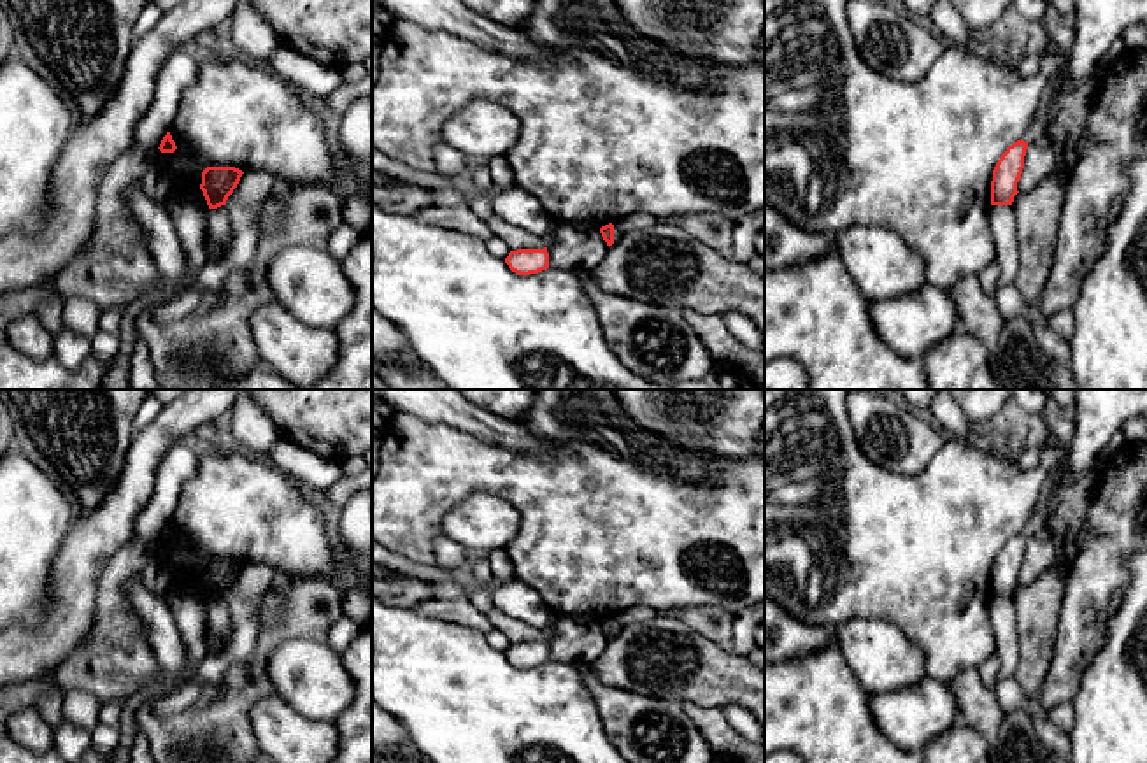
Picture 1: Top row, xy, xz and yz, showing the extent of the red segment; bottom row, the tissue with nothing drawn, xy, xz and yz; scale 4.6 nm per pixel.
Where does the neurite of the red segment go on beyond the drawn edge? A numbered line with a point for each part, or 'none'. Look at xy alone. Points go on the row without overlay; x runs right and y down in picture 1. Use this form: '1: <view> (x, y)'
1: xy (218, 613)

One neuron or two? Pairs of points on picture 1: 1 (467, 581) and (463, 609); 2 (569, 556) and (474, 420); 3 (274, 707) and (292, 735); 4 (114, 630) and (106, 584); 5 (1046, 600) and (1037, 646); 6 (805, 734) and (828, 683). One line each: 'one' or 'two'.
1: two
2: two
3: one
4: one
5: one
6: one

